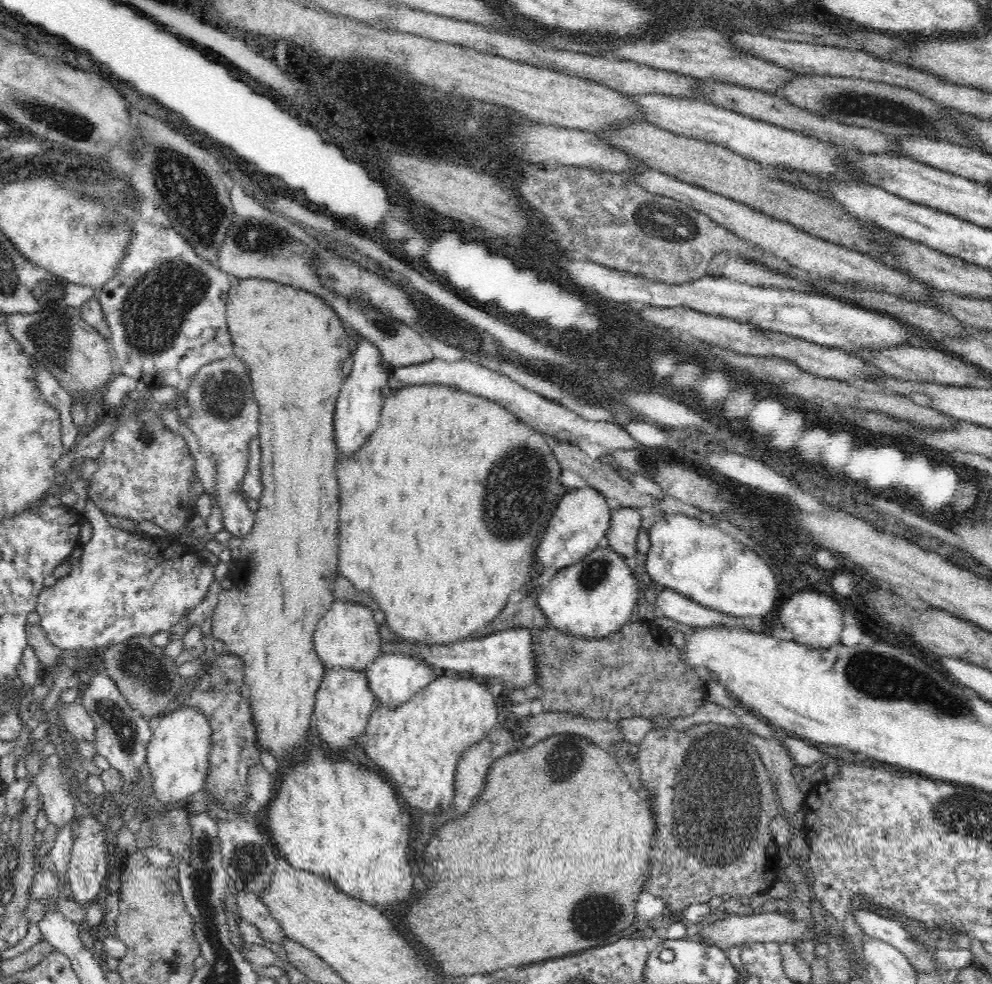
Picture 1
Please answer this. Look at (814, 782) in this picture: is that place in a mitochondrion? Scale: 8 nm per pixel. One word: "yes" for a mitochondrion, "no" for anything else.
no

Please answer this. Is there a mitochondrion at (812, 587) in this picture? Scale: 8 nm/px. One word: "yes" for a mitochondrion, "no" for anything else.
no

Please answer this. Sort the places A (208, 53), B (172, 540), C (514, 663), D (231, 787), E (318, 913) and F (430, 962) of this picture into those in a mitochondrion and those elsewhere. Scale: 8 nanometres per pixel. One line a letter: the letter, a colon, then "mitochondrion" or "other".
A: other
B: other
C: mitochondrion
D: mitochondrion
E: other
F: other

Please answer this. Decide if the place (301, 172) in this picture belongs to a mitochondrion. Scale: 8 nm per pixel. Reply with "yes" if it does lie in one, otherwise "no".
no

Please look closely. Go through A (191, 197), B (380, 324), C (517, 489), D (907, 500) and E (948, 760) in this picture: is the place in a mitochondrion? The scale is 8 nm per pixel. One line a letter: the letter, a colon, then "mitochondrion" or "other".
A: mitochondrion
B: mitochondrion
C: mitochondrion
D: other
E: other

